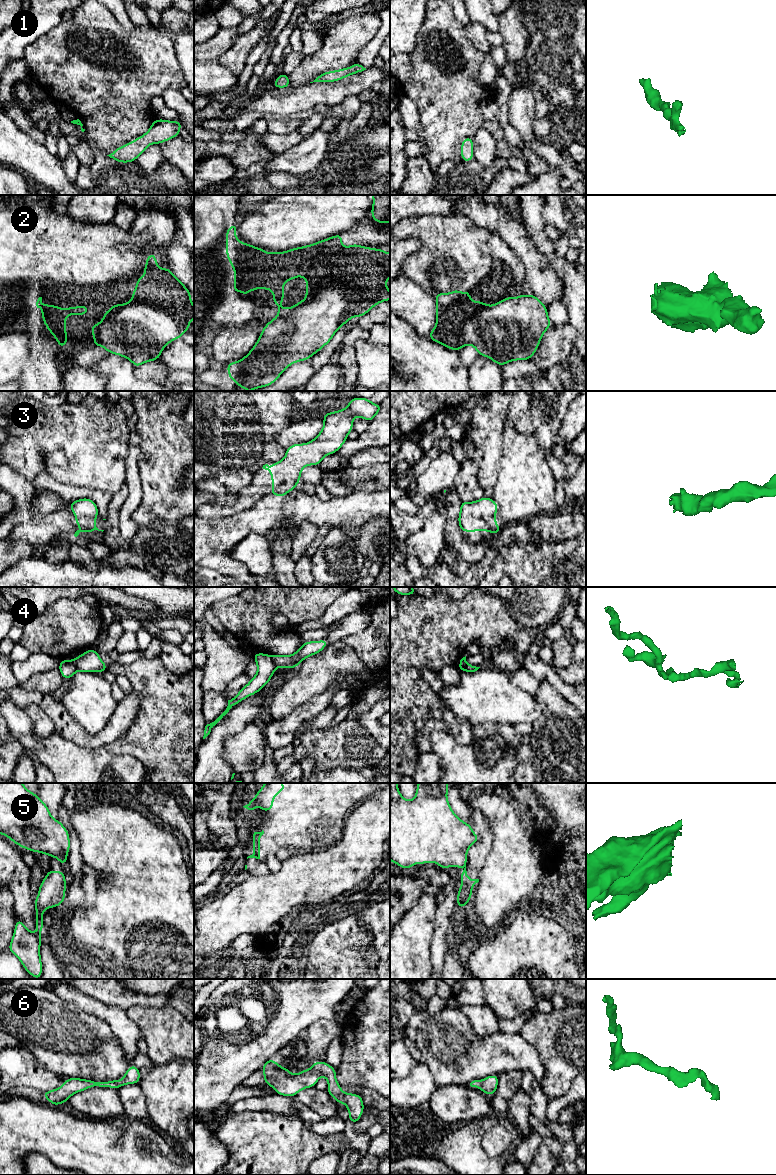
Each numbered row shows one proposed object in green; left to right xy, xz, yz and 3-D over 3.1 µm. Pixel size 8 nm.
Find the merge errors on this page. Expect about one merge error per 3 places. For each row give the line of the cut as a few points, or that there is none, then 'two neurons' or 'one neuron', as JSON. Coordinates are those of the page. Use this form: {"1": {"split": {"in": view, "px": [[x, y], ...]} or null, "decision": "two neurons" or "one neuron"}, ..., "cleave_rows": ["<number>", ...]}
{"1": {"split": null, "decision": "one neuron"}, "2": {"split": null, "decision": "one neuron"}, "3": {"split": {"in": "yz", "px": [[494, 514], [487, 521], [487, 526], [491, 532]]}, "decision": "two neurons"}, "4": {"split": {"in": "xy", "px": [[72, 660], [77, 670]]}, "decision": "two neurons"}, "5": {"split": {"in": "xz", "px": [[252, 854], [257, 858]]}, "decision": "two neurons"}, "6": {"split": null, "decision": "one neuron"}, "cleave_rows": ["3", "4", "5"]}

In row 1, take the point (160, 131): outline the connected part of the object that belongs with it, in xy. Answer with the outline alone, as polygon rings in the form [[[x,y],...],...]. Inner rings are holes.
[[[155,119],[144,135],[115,149],[107,156],[121,163],[134,162],[149,145],[160,144],[180,136],[180,127],[184,128],[178,120]]]

